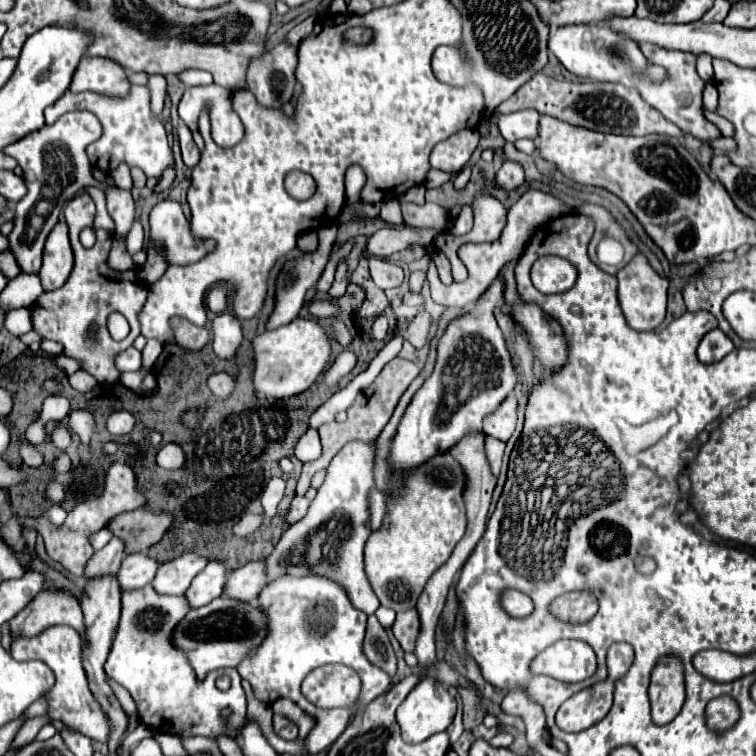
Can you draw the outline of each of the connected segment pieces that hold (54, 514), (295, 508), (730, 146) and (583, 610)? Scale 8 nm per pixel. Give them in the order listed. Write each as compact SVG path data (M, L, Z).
M54 504L54 506L50 506L44 514L42 514L42 518L46 518L46 520L50 520L52 524L64 524L64 520L66 520L66 510L62 508L62 506L58 506L58 504Z
M296 496L294 500L292 500L292 506L290 506L290 516L288 516L288 522L298 522L300 518L304 518L306 516L306 512L308 512L308 508L310 508L310 500L306 498L306 496Z
M721 136L709 143L711 148L715 151L731 152L736 150L736 143L731 137Z
M568 592L558 596L550 610L566 622L586 622L596 614L598 600L592 592Z

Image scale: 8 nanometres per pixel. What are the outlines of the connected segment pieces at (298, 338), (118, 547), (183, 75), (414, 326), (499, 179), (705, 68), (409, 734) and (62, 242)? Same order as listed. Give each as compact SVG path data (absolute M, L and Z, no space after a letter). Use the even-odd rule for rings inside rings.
M296 318L276 330L266 330L254 338L254 386L260 396L288 398L308 390L332 362L332 344L316 320Z
M112 538L102 550L98 550L86 564L86 576L106 576L116 574L124 560L124 540Z
M190 68L190 70L180 72L178 78L180 78L180 82L182 82L186 88L190 88L190 86L208 86L208 84L212 84L210 72L204 72L204 70L192 70L192 68Z
M420 310L416 314L416 318L412 320L408 332L406 332L406 340L416 346L416 348L422 348L426 342L428 342L428 336L430 336L430 326L432 326L432 318L426 310Z
M505 160L501 168L496 172L494 178L494 188L512 192L520 188L525 182L525 173L522 166L513 161Z
M700 56L696 62L696 68L698 68L698 74L702 76L704 82L712 82L712 60L710 60L710 56Z
M426 676L400 704L400 708L396 712L396 720L402 730L402 740L410 742L410 744L418 744L418 742L424 742L426 738L430 738L432 734L446 730L452 724L454 714L456 714L456 700L442 686L438 686L436 680Z
M58 222L46 238L42 272L38 272L44 290L58 290L70 278L74 268L74 252L68 240L66 222Z

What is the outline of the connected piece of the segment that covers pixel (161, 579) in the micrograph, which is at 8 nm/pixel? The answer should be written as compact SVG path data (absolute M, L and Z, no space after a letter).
M184 552L178 558L168 560L158 568L152 586L158 594L180 596L186 592L186 588L190 588L194 576L202 572L206 564L208 564L208 558L198 556L194 552Z

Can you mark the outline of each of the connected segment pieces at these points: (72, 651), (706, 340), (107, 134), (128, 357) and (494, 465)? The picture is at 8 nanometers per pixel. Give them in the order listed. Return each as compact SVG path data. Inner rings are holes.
M50 626L50 628L42 630L40 636L32 636L32 638L18 634L12 640L10 654L14 656L14 660L42 660L56 674L56 684L48 692L48 700L50 700L48 716L50 718L64 722L72 730L76 730L92 740L108 742L108 720L88 688L86 672L84 672L82 660L80 660L80 634L74 628Z
M714 328L702 338L698 346L698 360L704 364L714 364L728 356L730 350L734 350L732 340L720 328Z
M132 86L130 94L124 98L116 98L116 96L112 98L112 96L102 96L102 94L92 94L92 92L82 92L82 94L66 92L56 101L56 104L45 109L45 123L54 124L62 114L78 110L78 108L92 110L104 128L100 140L90 144L90 148L86 148L86 154L94 168L112 172L122 162L126 162L130 168L140 168L146 176L160 176L168 166L174 164L174 156L168 146L164 124L150 110L150 92L146 86Z
M130 346L128 350L124 350L124 352L116 358L116 366L118 366L122 372L126 372L126 370L136 372L136 370L142 368L142 354L140 354L134 346Z
M486 436L486 440L484 440L484 452L486 452L486 456L488 456L488 464L490 464L490 470L492 470L492 474L498 478L498 474L500 474L500 464L502 464L502 454L504 454L504 442L500 442L500 440L494 440L494 438L490 438L490 436Z

